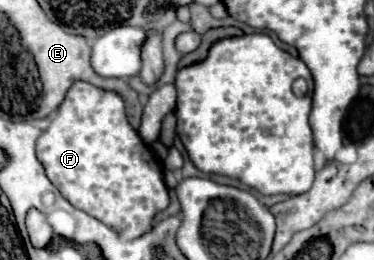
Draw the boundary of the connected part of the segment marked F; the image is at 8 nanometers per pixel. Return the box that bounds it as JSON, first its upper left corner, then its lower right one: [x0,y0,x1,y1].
[36,81,170,239]

